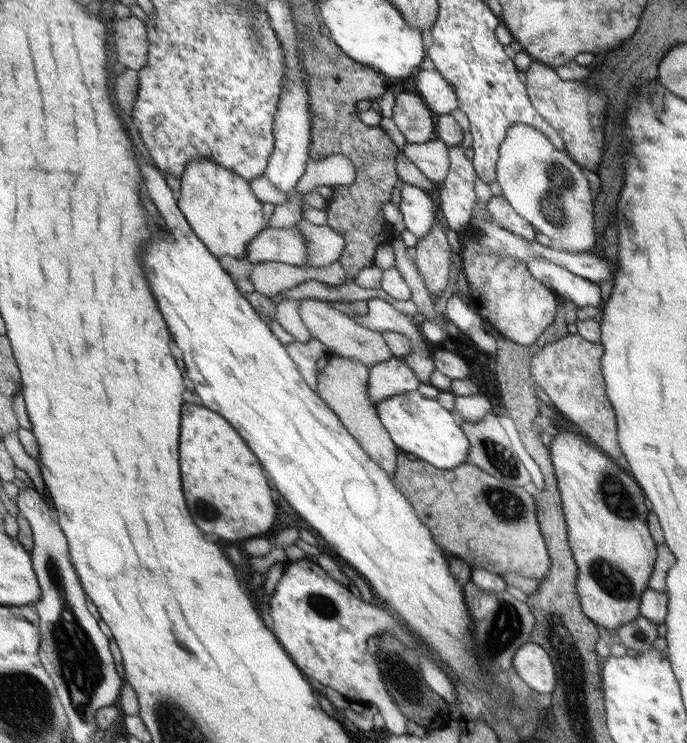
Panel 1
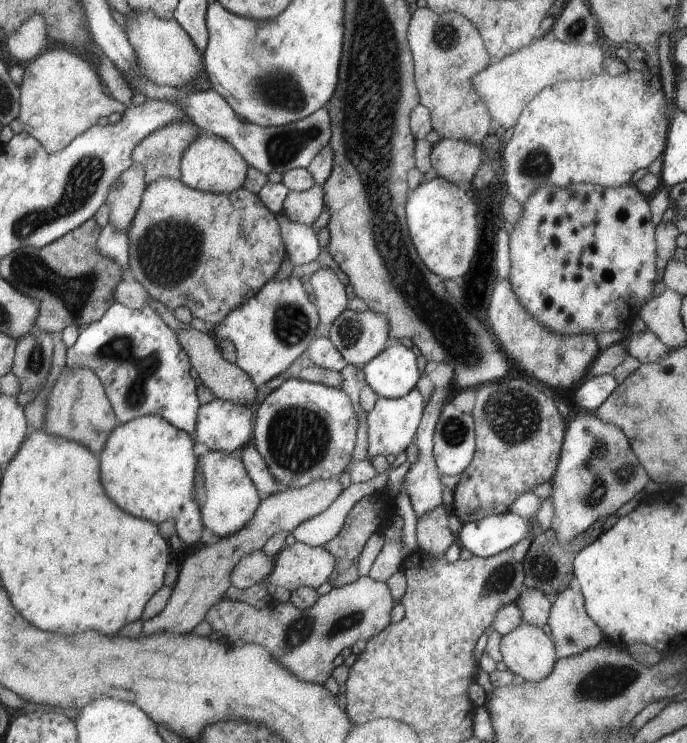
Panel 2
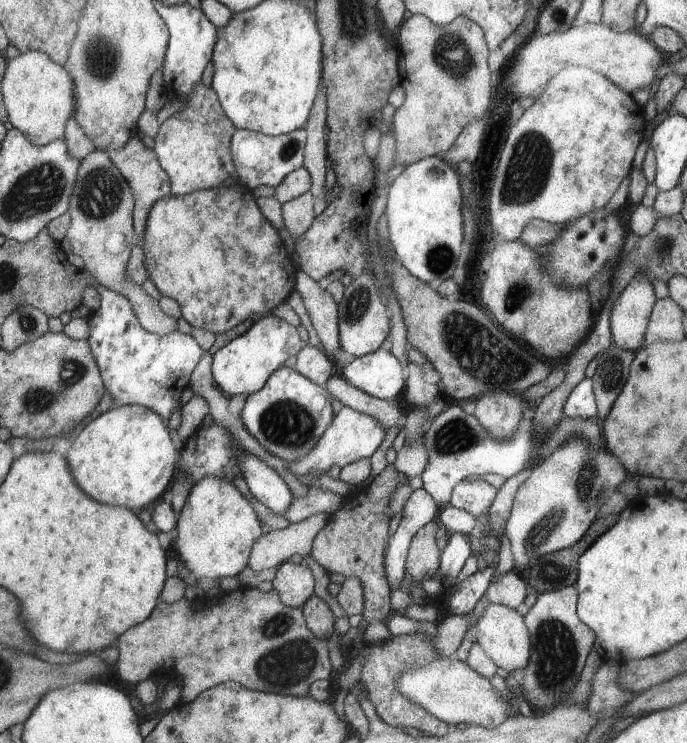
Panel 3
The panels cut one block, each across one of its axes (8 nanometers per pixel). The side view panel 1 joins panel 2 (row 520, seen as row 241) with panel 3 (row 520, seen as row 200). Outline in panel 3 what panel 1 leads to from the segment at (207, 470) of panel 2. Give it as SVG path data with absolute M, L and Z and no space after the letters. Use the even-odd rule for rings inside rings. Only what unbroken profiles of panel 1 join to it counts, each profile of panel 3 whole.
M217 476L193 484L178 514L175 548L184 568L196 580L237 576L246 567L251 546L261 537L261 524L234 485Z

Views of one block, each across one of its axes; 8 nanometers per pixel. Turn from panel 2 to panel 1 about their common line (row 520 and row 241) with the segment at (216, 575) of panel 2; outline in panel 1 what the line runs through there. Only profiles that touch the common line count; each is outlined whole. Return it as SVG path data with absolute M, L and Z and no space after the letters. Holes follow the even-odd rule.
M267 226L257 237L251 238L244 258L250 263L280 262L293 266L304 266L305 241L297 226L275 229Z

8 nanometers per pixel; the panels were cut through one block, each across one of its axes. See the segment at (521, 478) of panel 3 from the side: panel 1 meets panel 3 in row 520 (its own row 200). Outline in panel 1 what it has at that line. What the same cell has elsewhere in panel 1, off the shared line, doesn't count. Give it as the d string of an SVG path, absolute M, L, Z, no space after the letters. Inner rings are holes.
M499 196L492 197L486 203L485 208L491 220L499 224L504 230L515 234L515 236L519 236L527 241L534 241L537 233L526 220L523 220L521 216L511 209L507 200Z

